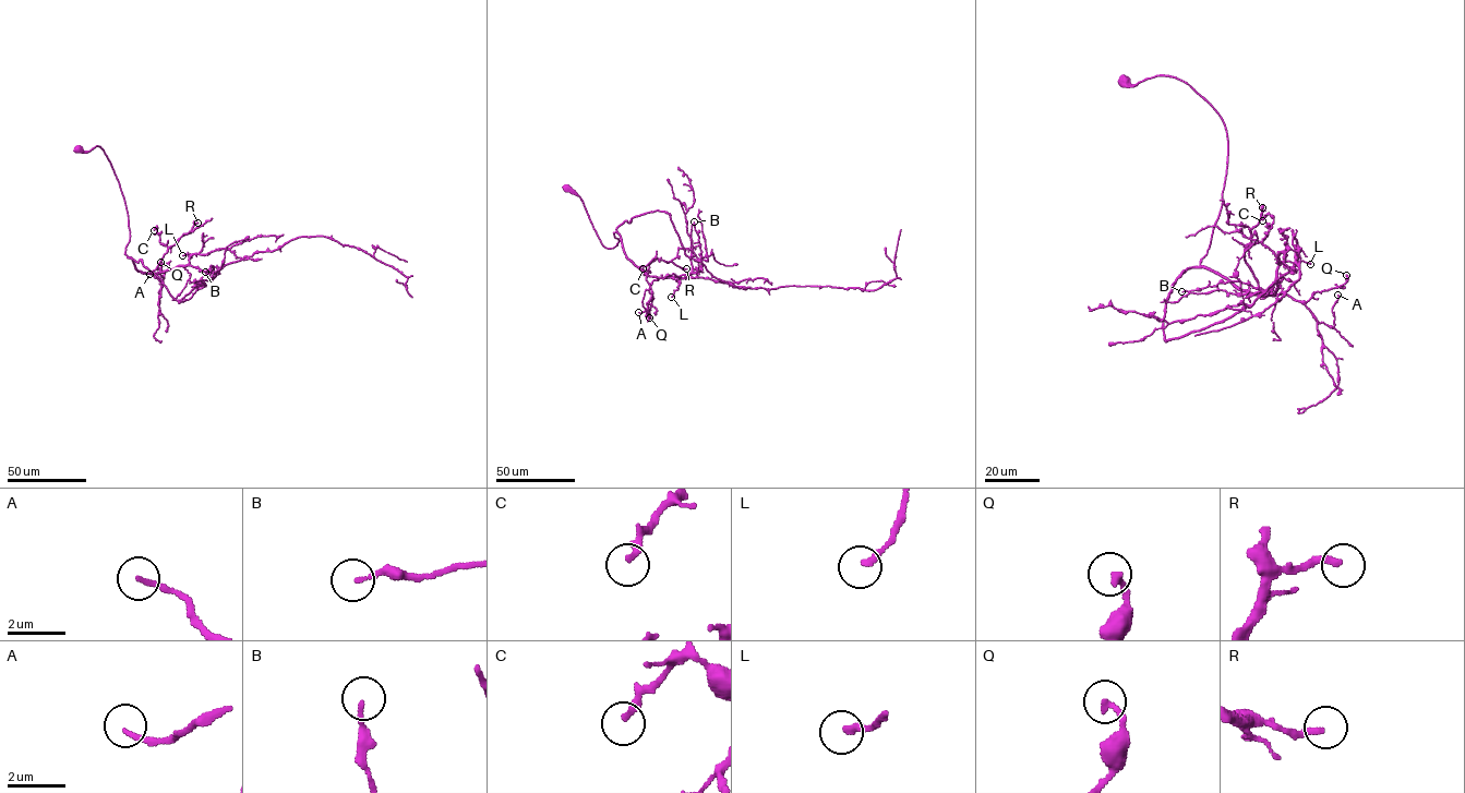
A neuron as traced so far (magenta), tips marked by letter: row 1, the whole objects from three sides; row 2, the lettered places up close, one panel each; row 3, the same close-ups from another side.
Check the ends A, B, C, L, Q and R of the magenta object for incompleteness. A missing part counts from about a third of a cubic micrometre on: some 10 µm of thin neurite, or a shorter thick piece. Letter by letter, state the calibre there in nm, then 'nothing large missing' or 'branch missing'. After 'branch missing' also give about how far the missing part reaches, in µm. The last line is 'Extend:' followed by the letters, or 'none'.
A: 170 nm thick; nothing large missing
B: 150 nm thick; nothing large missing
C: 260 nm thick; branch missing; about 10 µm are missing
L: 240 nm thick; nothing large missing
Q: 220 nm thick; nothing large missing
R: 240 nm thick; nothing large missing
Extend: C

